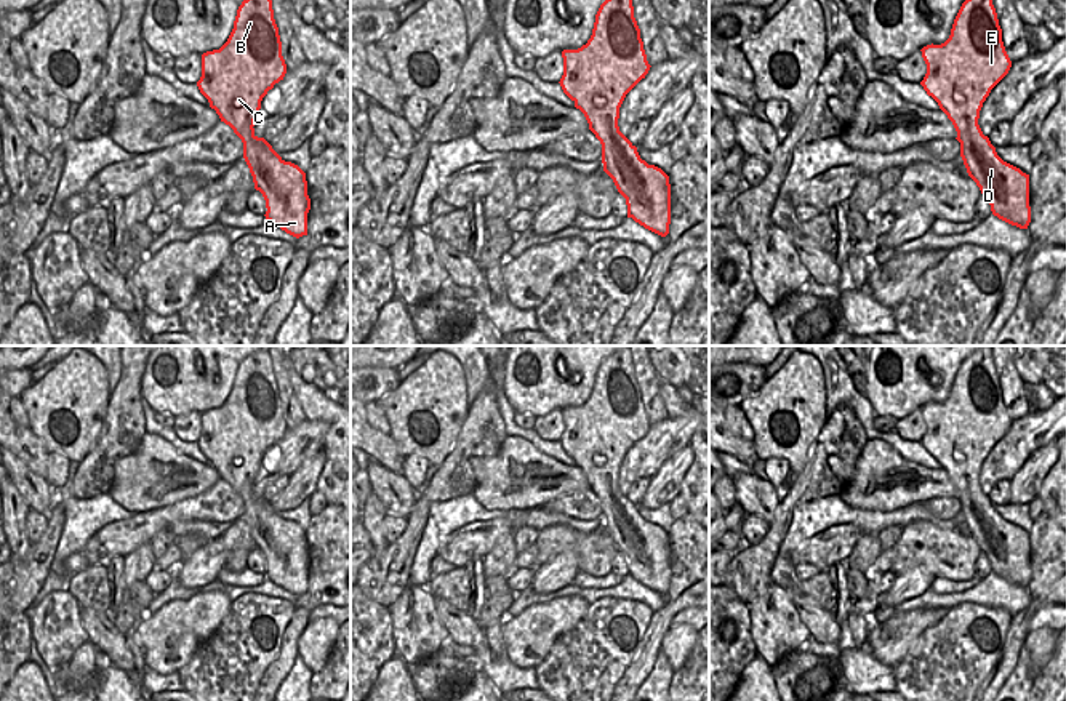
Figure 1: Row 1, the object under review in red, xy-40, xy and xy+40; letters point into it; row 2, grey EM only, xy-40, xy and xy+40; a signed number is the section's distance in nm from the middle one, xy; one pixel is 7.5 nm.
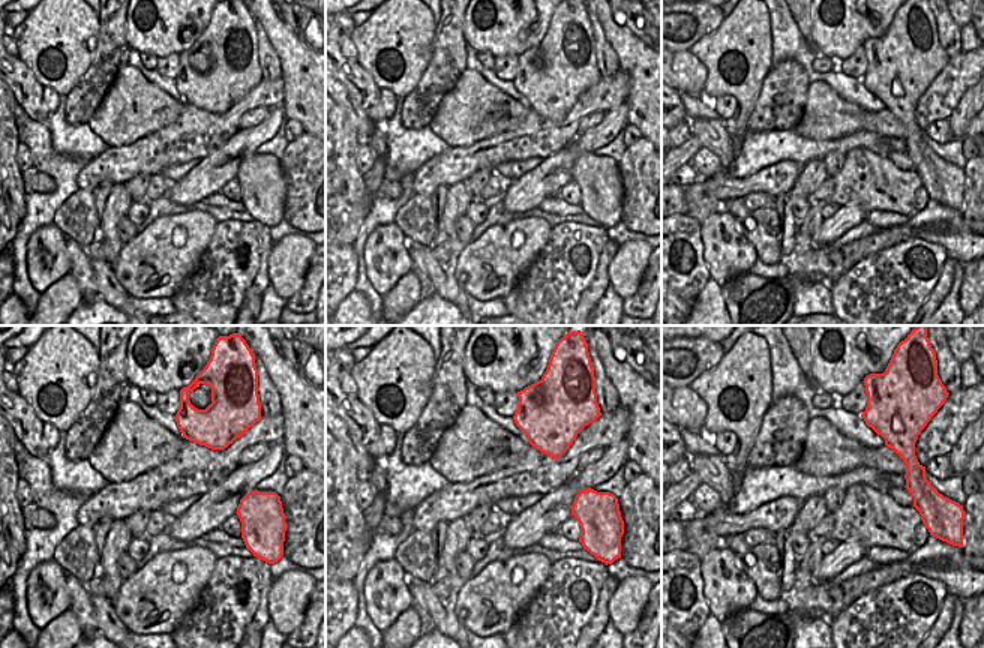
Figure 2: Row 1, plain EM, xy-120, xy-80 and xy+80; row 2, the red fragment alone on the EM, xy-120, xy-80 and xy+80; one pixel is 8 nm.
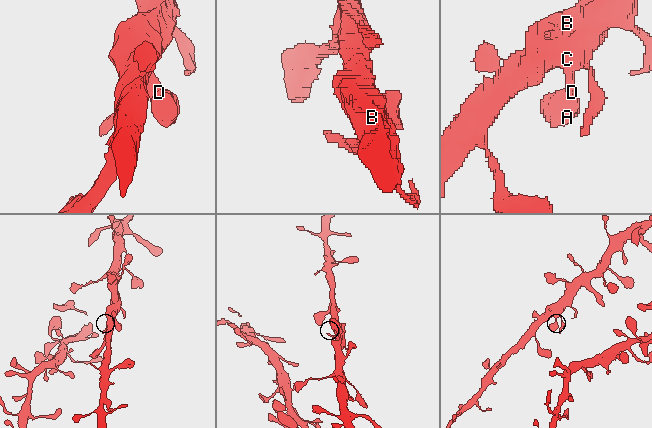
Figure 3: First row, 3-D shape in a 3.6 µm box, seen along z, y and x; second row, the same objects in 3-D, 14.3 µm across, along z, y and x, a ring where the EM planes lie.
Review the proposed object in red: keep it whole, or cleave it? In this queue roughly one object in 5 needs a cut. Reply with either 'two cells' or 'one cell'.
one cell

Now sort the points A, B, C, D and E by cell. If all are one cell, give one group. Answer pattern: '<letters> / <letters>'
A B C D E

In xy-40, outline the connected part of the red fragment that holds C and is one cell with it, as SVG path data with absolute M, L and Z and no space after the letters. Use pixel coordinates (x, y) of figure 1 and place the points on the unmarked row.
M264 349L242 360L227 400L202 413L197 445L221 480L242 498L254 547L266 559L266 578L299 597L307 594L311 568L306 531L285 520L253 487L262 456L285 432L272 359Z

